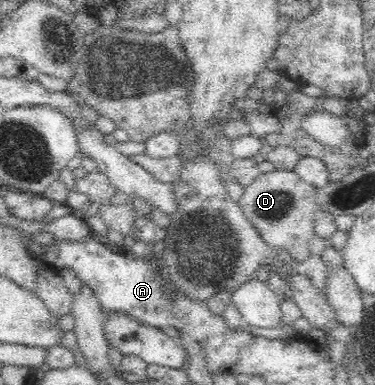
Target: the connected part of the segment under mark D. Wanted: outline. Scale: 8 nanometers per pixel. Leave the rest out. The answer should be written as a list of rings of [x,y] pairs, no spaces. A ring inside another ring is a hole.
[[[272,171],[261,174],[244,190],[237,204],[242,208],[245,216],[252,222],[258,230],[261,238],[273,249],[284,249],[290,253],[295,262],[301,262],[309,255],[308,243],[313,237],[314,231],[314,212],[317,210],[316,197],[317,188],[296,175],[294,171]]]

